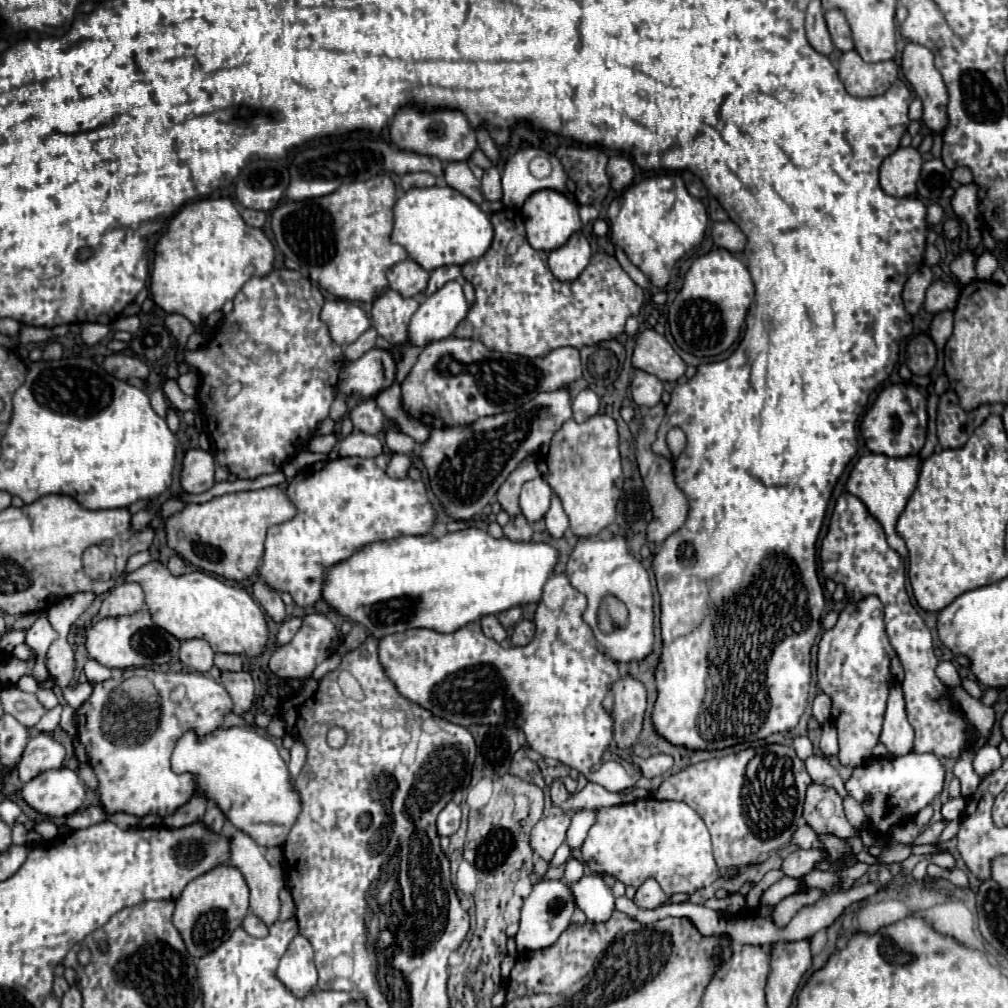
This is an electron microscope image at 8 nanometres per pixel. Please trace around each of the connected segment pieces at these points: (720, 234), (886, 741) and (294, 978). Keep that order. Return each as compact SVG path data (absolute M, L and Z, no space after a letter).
M733 221L715 223L711 235L713 235L715 247L727 249L727 251L731 251L731 253L741 253L741 251L745 249L745 243L747 243L743 231L741 231Z
M895 683L887 700L885 723L881 733L881 743L889 749L891 755L907 755L913 749L913 727L907 721L905 700L901 685Z
M295 935L287 953L283 955L279 969L279 981L287 987L287 991L299 999L315 993L317 987L317 969L313 963L311 943L303 935Z

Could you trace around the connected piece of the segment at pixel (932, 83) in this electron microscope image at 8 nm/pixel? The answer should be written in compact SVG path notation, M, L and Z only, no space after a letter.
M907 43L901 67L916 96L923 101L923 123L933 133L941 133L949 123L949 95L941 73L933 65L933 53L927 47Z

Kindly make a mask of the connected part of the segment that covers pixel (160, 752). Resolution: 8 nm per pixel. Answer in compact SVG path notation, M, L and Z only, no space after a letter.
M143 667L143 669L127 669L127 671L123 671L121 677L111 677L111 679L107 679L107 681L103 681L103 683L97 683L97 685L93 687L91 697L75 711L75 723L77 723L77 739L79 739L81 745L85 747L87 755L89 755L89 765L91 765L91 769L95 771L95 775L97 775L97 779L99 779L99 789L97 789L97 793L99 793L101 805L103 805L107 811L125 811L125 813L141 815L141 817L143 817L143 815L167 817L167 815L171 815L175 809L179 809L181 805L185 805L185 803L191 799L191 795L195 793L195 789L197 789L197 779L195 779L195 775L191 775L191 773L181 773L181 775L175 773L175 771L171 769L171 763L169 763L171 753L173 753L177 741L179 741L187 731L195 731L197 737L201 739L201 737L205 737L207 733L211 733L211 731L215 731L215 729L221 729L221 727L223 727L223 721L225 721L225 715L231 711L231 707L233 707L233 703L231 703L231 699L229 699L229 693L225 691L225 687L223 687L219 681L215 681L211 675L201 675L199 671L153 671L153 669L145 669L145 667Z

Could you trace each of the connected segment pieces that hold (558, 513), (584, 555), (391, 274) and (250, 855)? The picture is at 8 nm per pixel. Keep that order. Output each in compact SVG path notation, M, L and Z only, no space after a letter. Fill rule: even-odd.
M553 495L553 499L551 499L551 507L549 507L547 515L545 515L545 523L547 523L547 531L553 537L563 537L565 531L569 529L569 517L565 515L557 495Z
M613 537L609 541L601 539L581 539L575 545L573 555L567 563L567 577L573 583L577 591L581 591L587 597L587 609L583 613L583 619L587 625L591 625L599 651L605 647L605 655L615 663L631 663L631 661L643 661L651 655L653 649L653 593L651 583L645 567L629 555L627 543L623 537ZM605 595L615 595L619 601L623 601L629 609L629 621L623 629L615 629L613 633L601 633L597 625L597 611L601 605L601 599Z
M405 259L387 271L387 281L393 291L405 297L417 297L427 287L429 271L425 271L419 263Z
M237 831L233 835L233 859L231 859L231 865L237 867L243 873L243 877L245 877L249 889L251 889L249 909L253 911L253 915L257 915L267 925L275 923L277 917L279 917L279 891L285 885L283 883L283 871L271 867L267 863L265 855L261 853L261 847L249 835L245 835L243 831Z

